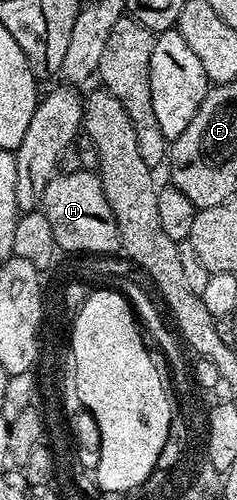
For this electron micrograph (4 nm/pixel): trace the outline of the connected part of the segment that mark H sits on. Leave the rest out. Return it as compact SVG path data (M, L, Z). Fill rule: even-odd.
M87 168L76 169L72 174L56 173L49 180L41 199L42 217L49 220L55 242L69 247L72 255L95 253L111 256L111 253L119 250L119 233L117 220L113 220L113 208L109 208L109 200L105 200L98 173Z

